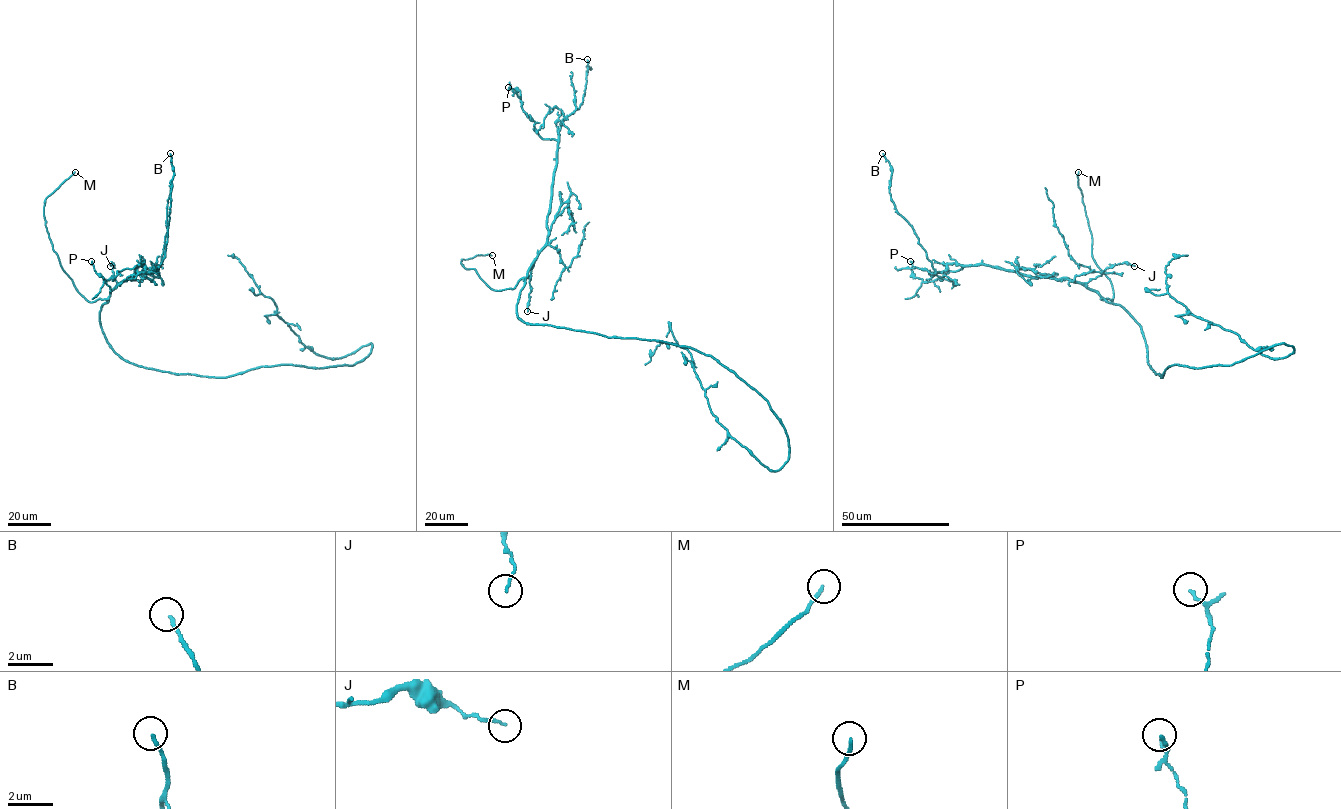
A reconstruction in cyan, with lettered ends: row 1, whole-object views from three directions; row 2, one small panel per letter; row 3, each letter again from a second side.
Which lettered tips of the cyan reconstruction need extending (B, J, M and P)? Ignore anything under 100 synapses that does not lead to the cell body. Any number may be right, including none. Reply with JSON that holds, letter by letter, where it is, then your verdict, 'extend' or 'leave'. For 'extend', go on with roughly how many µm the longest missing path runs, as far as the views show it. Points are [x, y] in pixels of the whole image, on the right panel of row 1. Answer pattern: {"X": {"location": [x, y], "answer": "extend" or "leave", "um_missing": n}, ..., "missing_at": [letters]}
{"B": {"location": [882, 153], "answer": "leave"}, "J": {"location": [1134, 266], "answer": "leave"}, "M": {"location": [1078, 172], "answer": "extend", "um_missing": 60}, "P": {"location": [910, 261], "answer": "leave"}, "missing_at": ["M"]}

